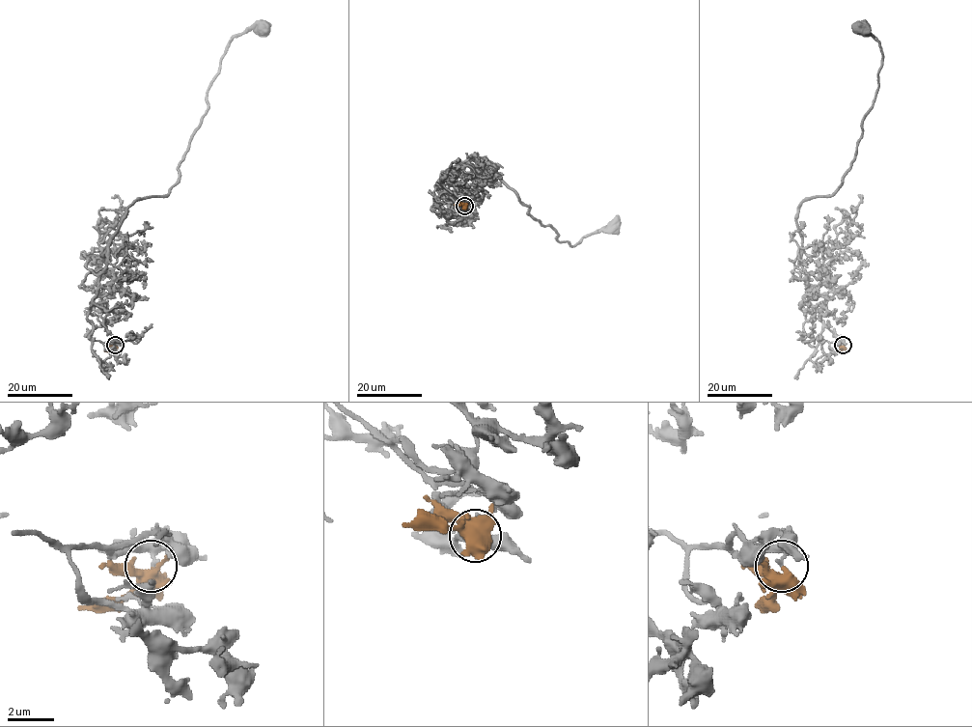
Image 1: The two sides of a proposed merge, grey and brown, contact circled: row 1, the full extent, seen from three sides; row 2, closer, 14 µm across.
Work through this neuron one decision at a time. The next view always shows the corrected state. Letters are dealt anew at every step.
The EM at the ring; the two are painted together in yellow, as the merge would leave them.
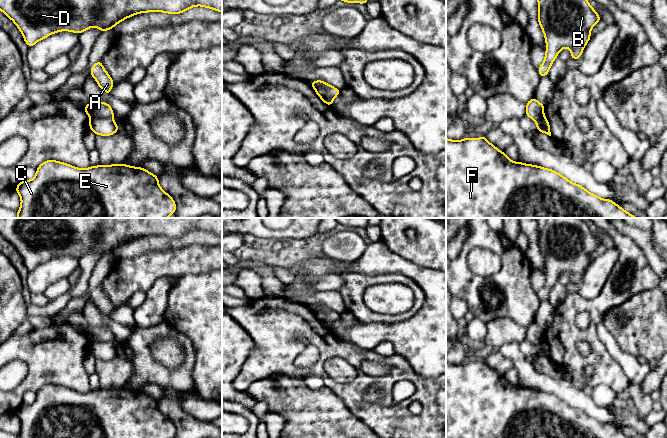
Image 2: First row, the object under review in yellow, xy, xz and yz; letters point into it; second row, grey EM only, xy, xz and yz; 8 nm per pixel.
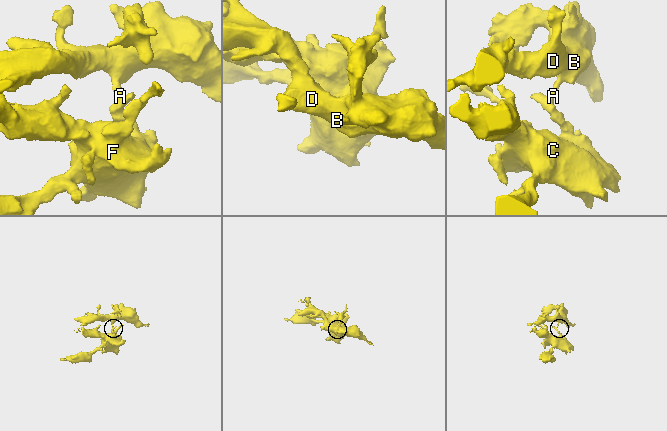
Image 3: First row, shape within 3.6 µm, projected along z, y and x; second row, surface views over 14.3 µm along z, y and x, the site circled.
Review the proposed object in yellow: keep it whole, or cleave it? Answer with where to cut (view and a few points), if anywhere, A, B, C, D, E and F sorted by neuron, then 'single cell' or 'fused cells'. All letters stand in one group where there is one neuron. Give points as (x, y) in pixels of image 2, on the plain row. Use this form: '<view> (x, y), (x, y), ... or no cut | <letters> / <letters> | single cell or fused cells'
xy (112, 339), (90, 343) | A B D / C E F | fused cells

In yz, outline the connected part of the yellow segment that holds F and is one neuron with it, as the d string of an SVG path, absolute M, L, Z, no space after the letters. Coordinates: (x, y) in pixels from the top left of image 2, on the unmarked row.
M486 360L481 362L466 361L463 364L450 364L446 362L446 438L630 438L614 425L602 423L590 417L579 408L570 406L555 394L537 389L514 386L507 379L492 369Z

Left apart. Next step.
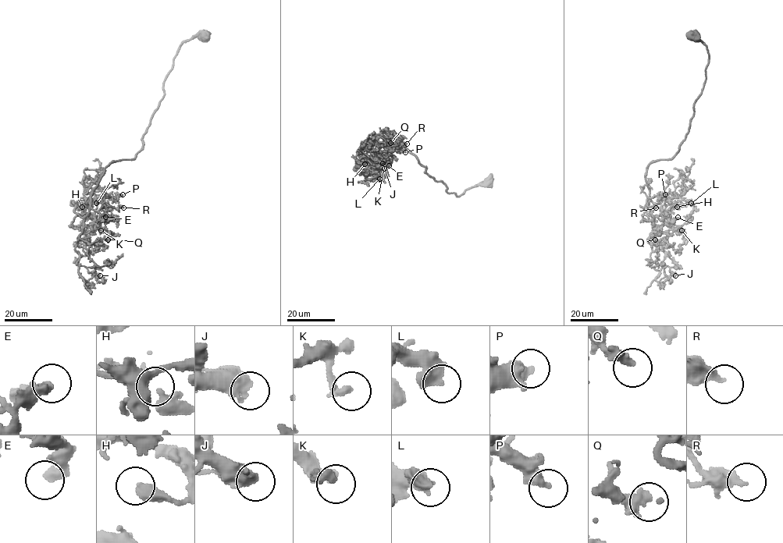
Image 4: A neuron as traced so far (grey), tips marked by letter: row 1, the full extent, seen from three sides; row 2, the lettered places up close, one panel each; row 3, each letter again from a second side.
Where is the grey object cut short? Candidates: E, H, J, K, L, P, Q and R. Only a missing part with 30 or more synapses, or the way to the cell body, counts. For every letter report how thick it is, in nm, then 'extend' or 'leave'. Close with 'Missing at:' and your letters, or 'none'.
E: 360 nm | leave
H: 400 nm | leave
J: 600 nm | leave
K: 320 nm | leave
L: 550 nm | leave
P: 500 nm | leave
Q: 260 nm | leave
R: 320 nm | leave
Missing at: none

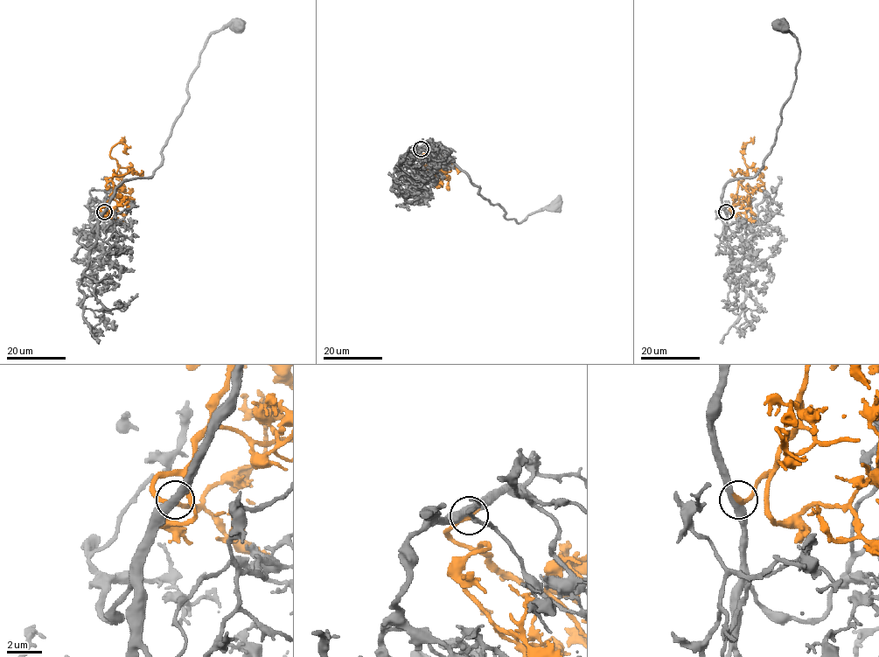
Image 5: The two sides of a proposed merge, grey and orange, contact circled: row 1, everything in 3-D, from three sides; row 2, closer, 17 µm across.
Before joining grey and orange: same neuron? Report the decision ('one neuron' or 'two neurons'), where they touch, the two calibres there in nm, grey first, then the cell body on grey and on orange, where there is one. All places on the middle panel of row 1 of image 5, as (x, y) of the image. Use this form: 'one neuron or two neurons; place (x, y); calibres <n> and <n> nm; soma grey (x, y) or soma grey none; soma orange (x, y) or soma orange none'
one neuron; place (421, 149); calibres 420 and 360 nm; soma grey (555, 205); soma orange none

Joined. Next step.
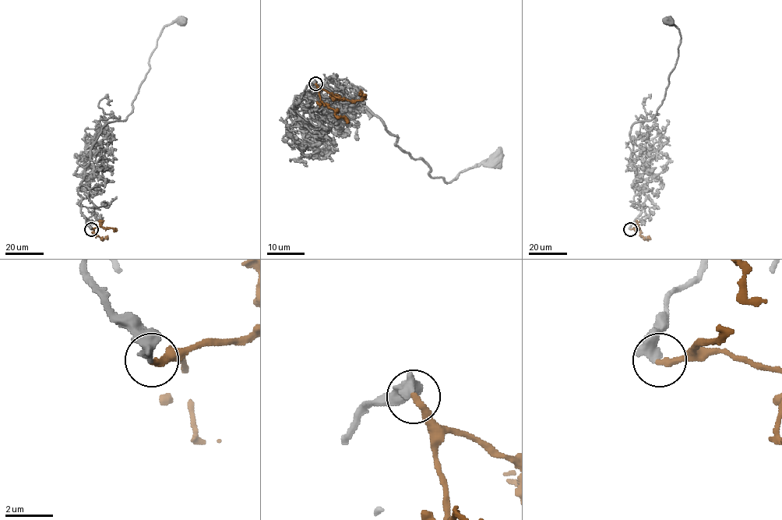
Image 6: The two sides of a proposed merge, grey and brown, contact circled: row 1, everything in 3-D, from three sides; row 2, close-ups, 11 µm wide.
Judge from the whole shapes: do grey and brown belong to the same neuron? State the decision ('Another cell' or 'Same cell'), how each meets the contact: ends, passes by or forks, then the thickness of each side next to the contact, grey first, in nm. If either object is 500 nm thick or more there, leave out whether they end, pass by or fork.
Same cell. Thickness 500 nm (grey) against 280 nm

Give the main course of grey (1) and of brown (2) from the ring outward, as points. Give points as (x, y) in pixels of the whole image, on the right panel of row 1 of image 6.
1: (630, 229), (645, 197), (635, 178), (630, 129), (649, 121), (664, 98), (681, 38), (669, 21)
2: (630, 229), (640, 230), (640, 235), (650, 238)

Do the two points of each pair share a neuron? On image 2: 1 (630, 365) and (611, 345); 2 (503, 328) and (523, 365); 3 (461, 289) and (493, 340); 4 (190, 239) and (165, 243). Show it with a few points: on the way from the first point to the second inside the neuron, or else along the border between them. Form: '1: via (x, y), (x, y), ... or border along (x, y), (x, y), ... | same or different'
1: via (625, 360), (615, 350) | same
2: border along (518, 342), (505, 342), (498, 351) | different
3: border along (509, 317), (496, 317), (486, 323) | different
4: via (184, 241), (171, 243) | same

